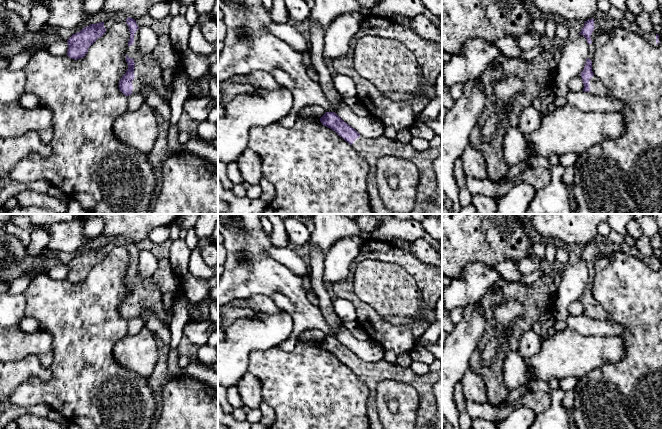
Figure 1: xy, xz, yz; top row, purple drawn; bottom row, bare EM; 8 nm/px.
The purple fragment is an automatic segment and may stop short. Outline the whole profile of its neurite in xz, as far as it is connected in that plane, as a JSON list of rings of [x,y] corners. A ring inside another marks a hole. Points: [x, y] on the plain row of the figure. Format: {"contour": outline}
{"contour": [[[326,336],[320,345],[348,366],[365,383],[369,395],[374,398],[377,385],[381,381],[395,380],[411,385],[417,391],[419,398],[415,429],[436,429],[429,422],[437,412],[433,387],[437,382],[442,381],[442,369],[419,375],[410,367],[405,368],[384,359],[378,362],[365,362],[334,336]]]}

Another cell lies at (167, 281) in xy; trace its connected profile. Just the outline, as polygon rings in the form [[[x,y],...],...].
[[[168,259],[158,260],[151,279],[162,294],[171,293],[177,298],[183,291],[182,279],[174,272]]]

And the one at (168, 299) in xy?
[[[165,293],[162,295],[162,304],[164,309],[168,313],[172,313],[172,306],[174,304],[175,296],[171,293]]]

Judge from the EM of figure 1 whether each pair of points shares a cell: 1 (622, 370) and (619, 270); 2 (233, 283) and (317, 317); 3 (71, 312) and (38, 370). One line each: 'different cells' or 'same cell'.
1: same cell
2: same cell
3: different cells

